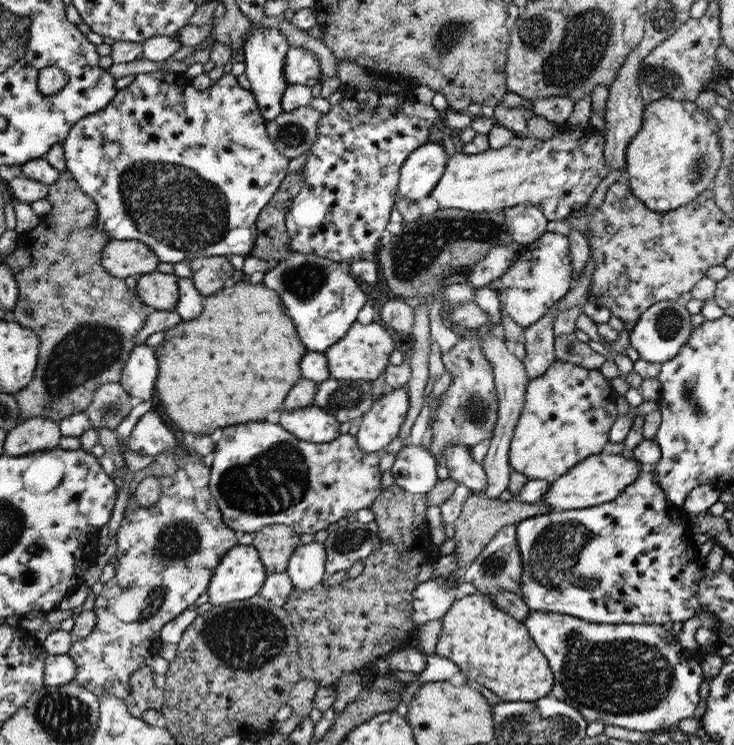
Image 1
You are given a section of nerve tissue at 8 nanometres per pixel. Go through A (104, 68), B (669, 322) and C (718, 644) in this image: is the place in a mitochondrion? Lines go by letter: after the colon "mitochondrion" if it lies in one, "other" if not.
A: other
B: mitochondrion
C: other

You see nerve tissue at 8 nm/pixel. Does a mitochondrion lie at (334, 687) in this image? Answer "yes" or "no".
no

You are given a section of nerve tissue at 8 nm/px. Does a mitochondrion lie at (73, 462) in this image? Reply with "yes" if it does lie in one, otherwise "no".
no

